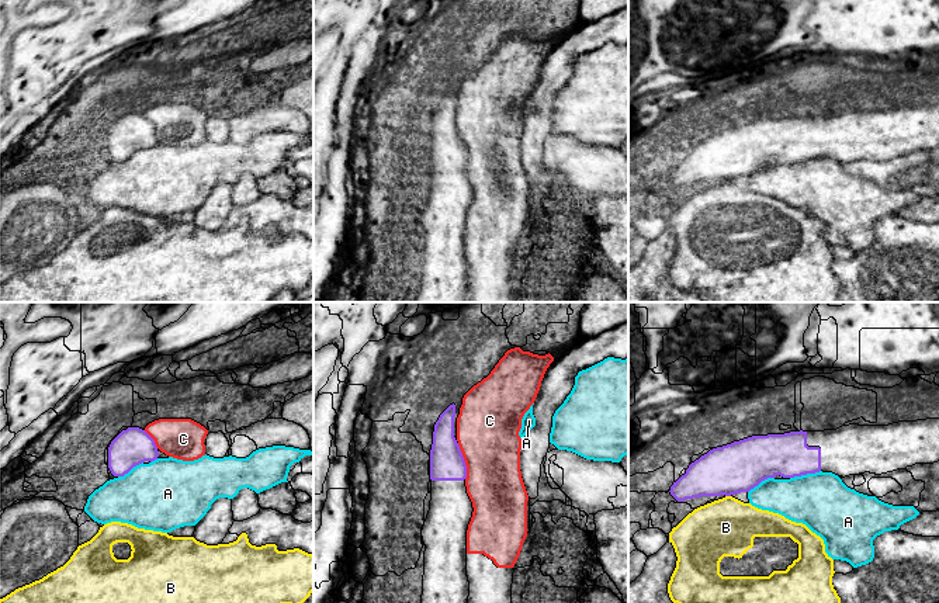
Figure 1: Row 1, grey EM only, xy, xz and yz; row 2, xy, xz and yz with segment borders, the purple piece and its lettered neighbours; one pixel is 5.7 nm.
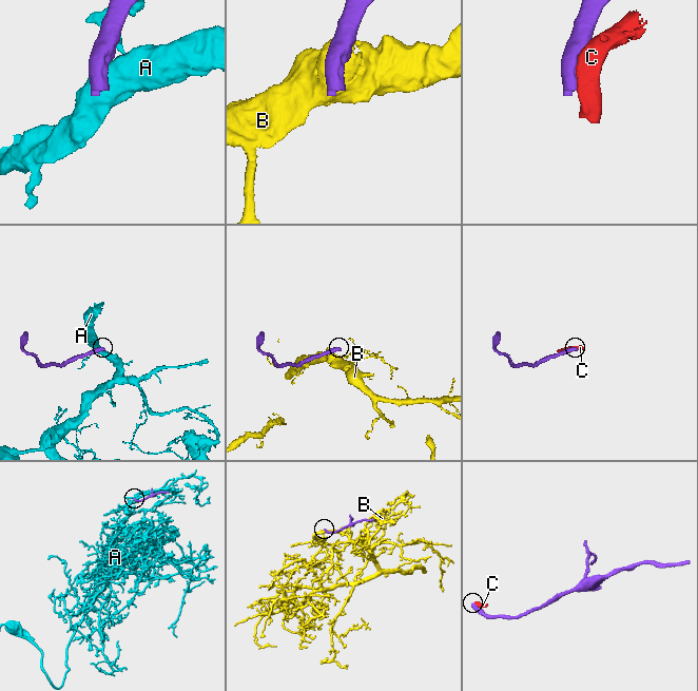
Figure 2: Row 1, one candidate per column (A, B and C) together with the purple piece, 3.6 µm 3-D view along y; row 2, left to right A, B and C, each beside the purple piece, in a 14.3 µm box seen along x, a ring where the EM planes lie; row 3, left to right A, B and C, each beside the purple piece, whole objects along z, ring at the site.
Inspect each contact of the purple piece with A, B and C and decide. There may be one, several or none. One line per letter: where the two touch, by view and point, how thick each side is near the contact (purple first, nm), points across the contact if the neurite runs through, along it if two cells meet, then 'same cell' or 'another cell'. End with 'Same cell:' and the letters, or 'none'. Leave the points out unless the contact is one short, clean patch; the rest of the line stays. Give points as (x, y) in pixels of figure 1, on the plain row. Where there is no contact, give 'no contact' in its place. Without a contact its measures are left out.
A: meets purple in yz at (804, 159); 240 nm thick on the purple side, 320 nm on the other; another cell
B: meets purple in yz at (728, 180); 280 nm thick on the purple side, 340 nm on the other; border along yz (726, 180), (730, 182); another cell
C: meets purple in xz at (464, 146); 190 nm thick on the purple side, 360 nm on the other; another cell
Same cell: none

